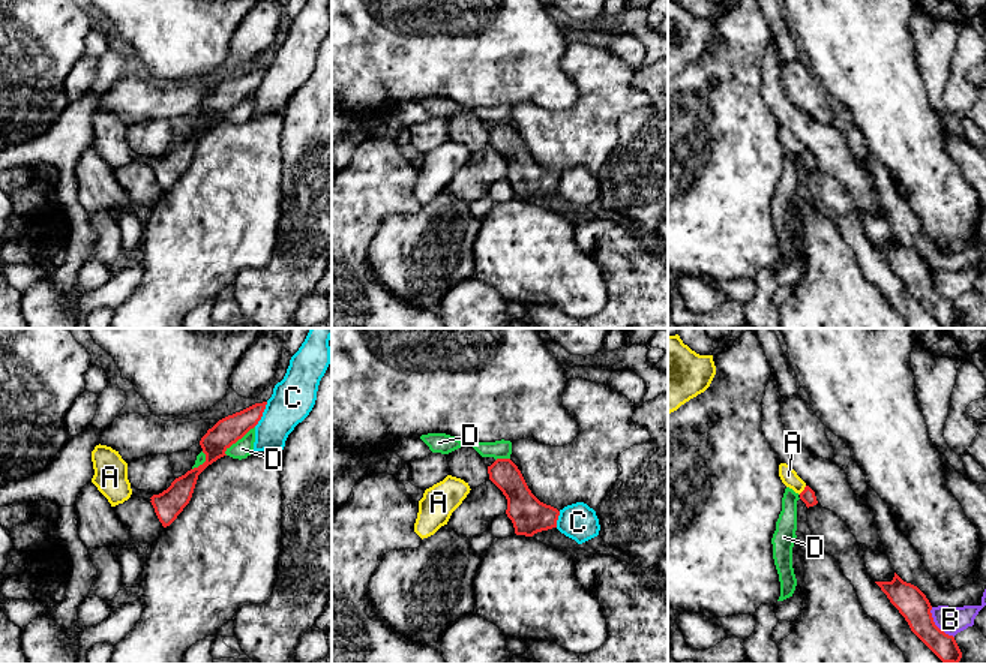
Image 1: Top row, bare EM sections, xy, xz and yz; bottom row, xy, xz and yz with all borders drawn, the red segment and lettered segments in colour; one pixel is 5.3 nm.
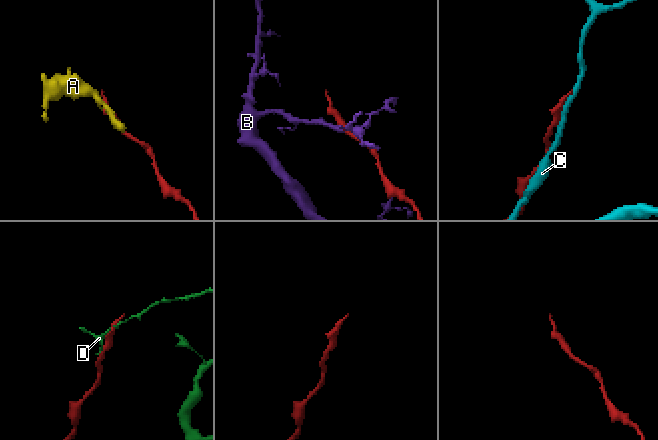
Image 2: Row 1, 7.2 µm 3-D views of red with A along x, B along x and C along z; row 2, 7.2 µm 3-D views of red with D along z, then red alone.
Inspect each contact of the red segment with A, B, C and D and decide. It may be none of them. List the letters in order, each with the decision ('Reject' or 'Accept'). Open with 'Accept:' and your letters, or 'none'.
Accept: none
A: Reject
B: Reject
C: Reject
D: Reject

